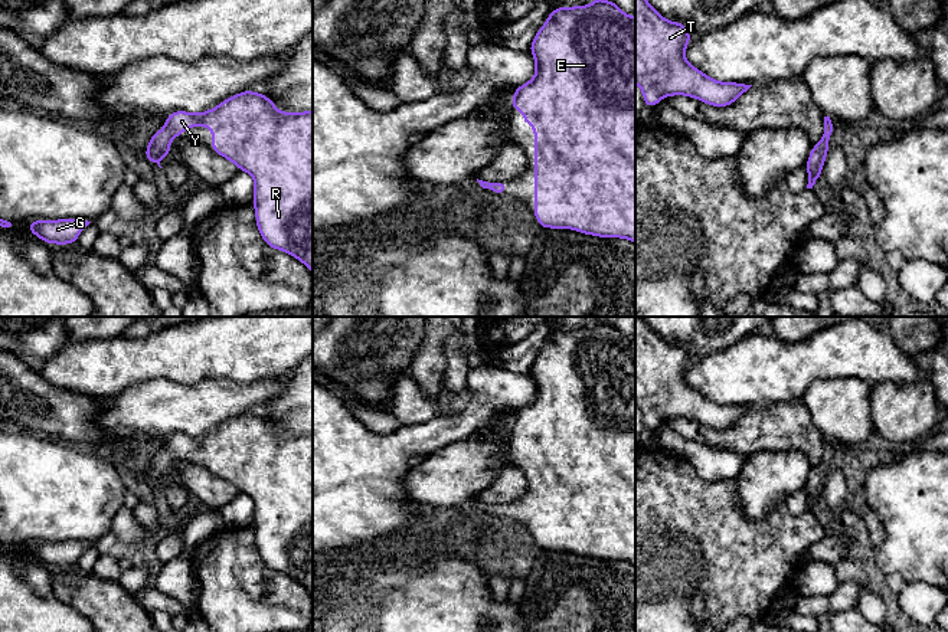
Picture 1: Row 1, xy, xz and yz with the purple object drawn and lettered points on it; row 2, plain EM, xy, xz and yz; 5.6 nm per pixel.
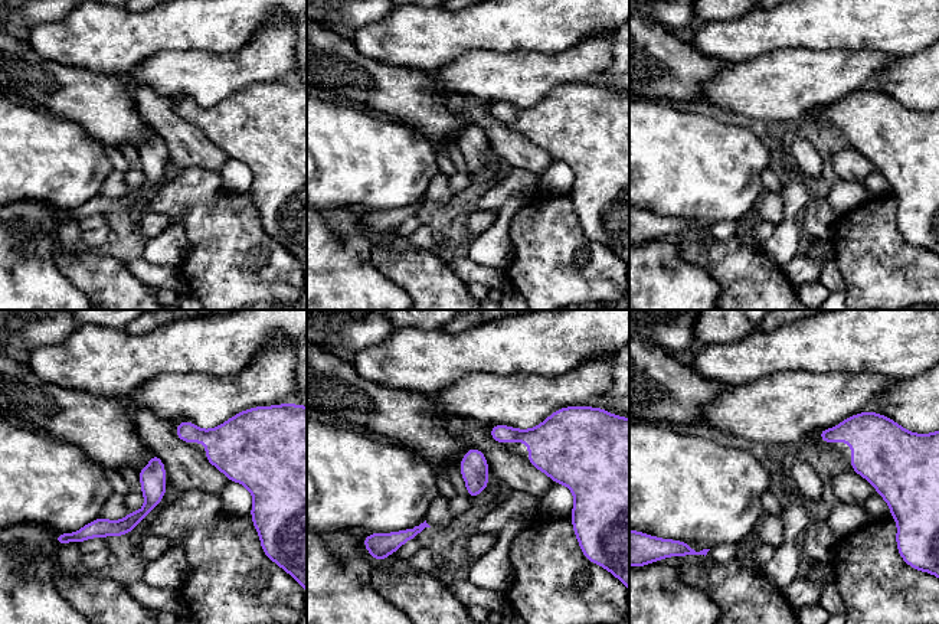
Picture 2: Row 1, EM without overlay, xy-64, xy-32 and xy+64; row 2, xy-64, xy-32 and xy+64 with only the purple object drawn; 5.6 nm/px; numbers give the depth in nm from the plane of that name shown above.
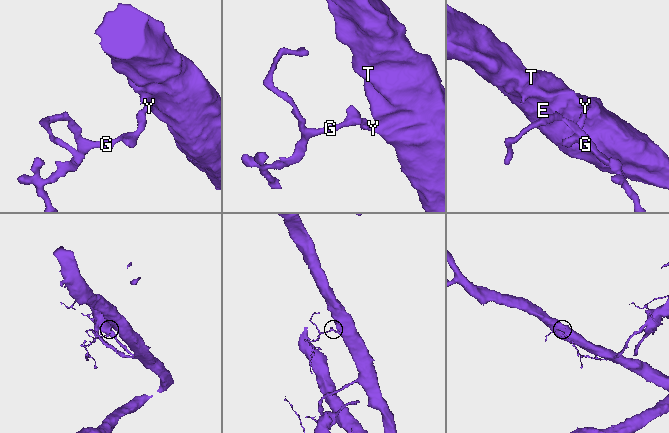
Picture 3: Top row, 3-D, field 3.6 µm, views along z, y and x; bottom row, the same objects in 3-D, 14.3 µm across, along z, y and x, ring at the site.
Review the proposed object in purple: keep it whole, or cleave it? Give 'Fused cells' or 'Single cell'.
Single cell

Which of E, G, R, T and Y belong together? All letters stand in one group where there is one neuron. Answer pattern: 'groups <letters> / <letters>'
groups E G R T Y

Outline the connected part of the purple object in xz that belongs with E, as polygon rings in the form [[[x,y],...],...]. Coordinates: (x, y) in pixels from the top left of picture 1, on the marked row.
[[[594,0],[589,6],[556,7],[530,43],[535,78],[513,92],[510,109],[522,109],[526,125],[535,128],[535,217],[543,229],[573,229],[599,238],[622,238],[635,243],[635,16],[627,16],[615,1]]]

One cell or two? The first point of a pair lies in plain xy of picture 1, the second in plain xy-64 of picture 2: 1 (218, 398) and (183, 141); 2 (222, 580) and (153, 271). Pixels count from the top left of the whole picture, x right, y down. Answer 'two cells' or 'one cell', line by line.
1: two cells
2: two cells

